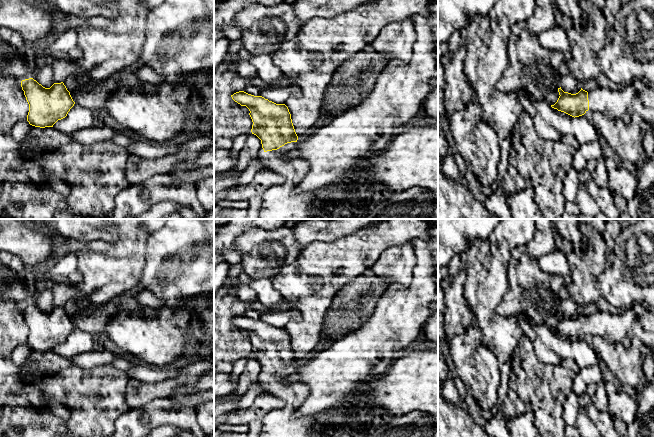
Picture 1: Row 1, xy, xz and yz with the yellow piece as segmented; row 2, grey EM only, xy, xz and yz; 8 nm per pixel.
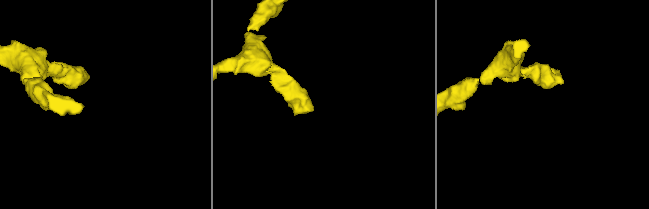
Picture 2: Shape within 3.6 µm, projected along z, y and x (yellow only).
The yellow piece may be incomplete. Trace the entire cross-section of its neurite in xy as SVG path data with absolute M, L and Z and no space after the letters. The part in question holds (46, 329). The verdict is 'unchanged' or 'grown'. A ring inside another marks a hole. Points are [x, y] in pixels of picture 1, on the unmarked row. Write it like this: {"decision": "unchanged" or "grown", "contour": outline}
{"decision": "unchanged", "contour": "M29 302L21 305L21 311L29 328L27 345L35 351L53 351L75 328L63 306L45 312Z"}

